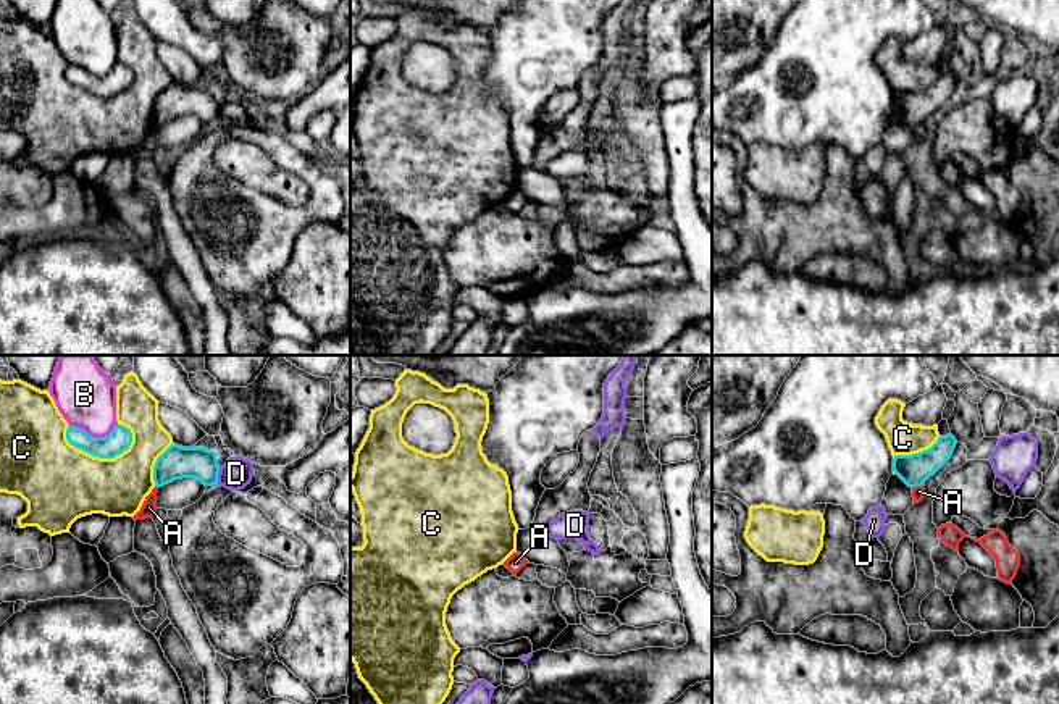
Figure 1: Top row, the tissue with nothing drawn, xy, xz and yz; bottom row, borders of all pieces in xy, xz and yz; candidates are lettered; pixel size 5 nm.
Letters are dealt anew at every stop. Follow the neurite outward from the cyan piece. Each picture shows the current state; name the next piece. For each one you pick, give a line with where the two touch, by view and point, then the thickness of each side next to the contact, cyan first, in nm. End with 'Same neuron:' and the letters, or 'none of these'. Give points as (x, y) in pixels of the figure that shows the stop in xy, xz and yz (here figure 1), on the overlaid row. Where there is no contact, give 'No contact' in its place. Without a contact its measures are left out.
Same neuron: none of these

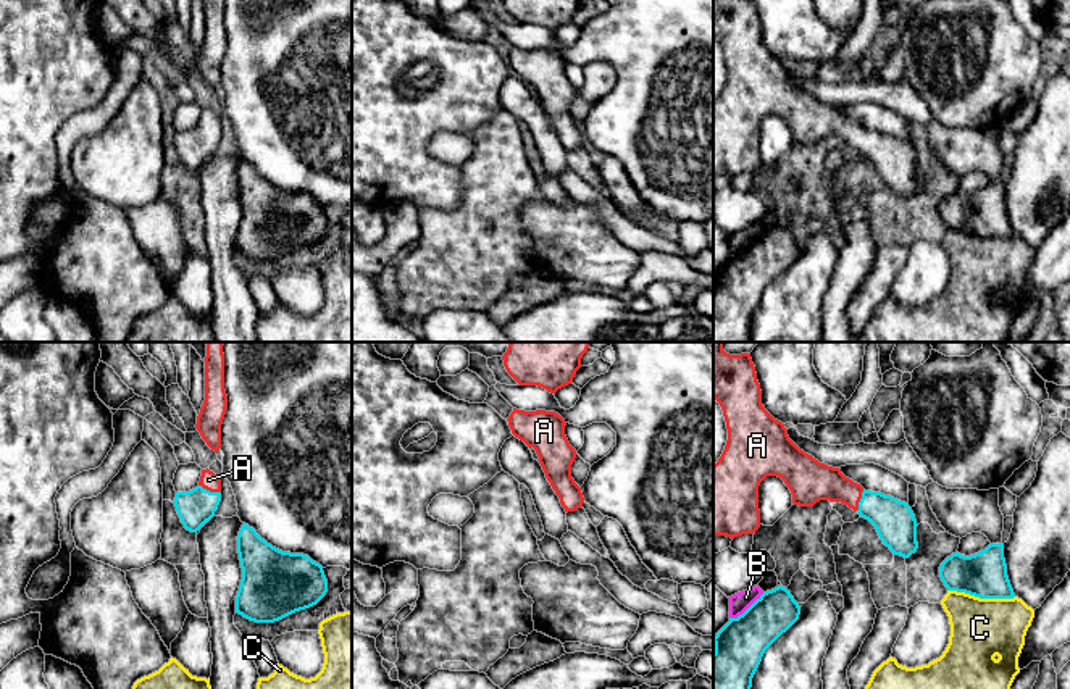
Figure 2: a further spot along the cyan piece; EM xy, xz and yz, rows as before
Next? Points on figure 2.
A: Touches cyan at xy (208, 491). Thickness 180 nm (cyan) against 90 nm
Same neuron: A

